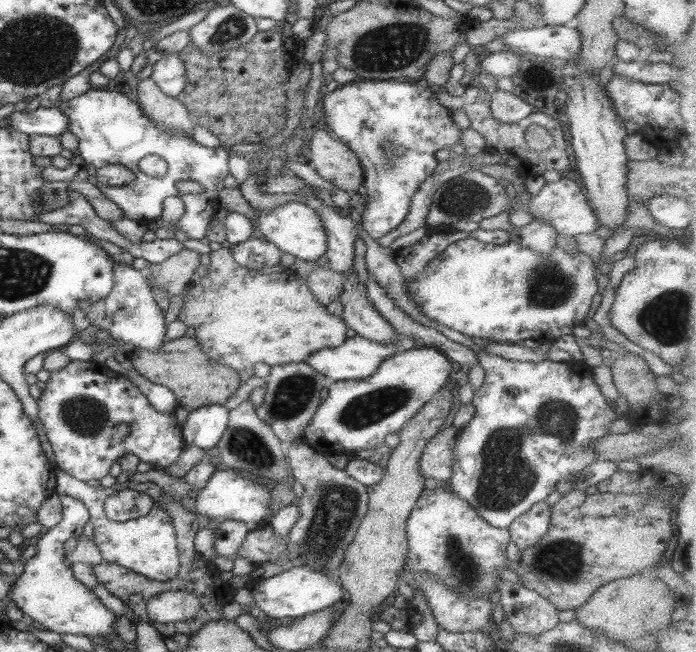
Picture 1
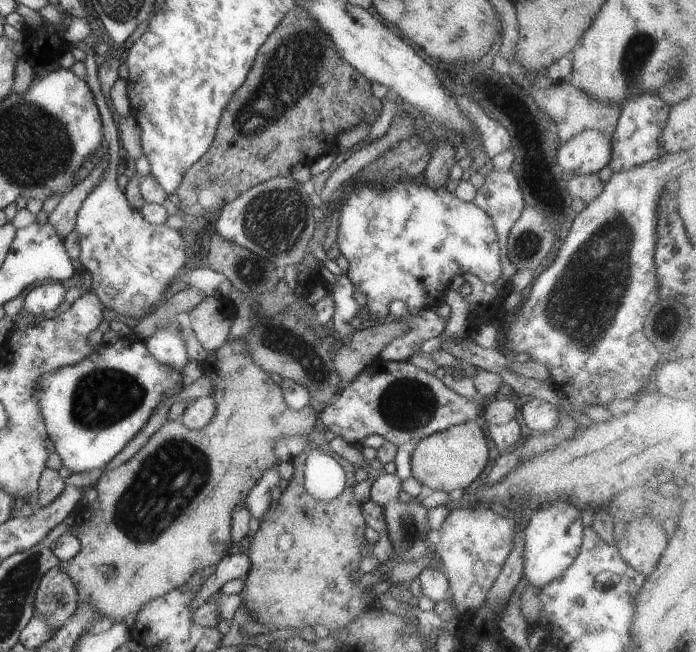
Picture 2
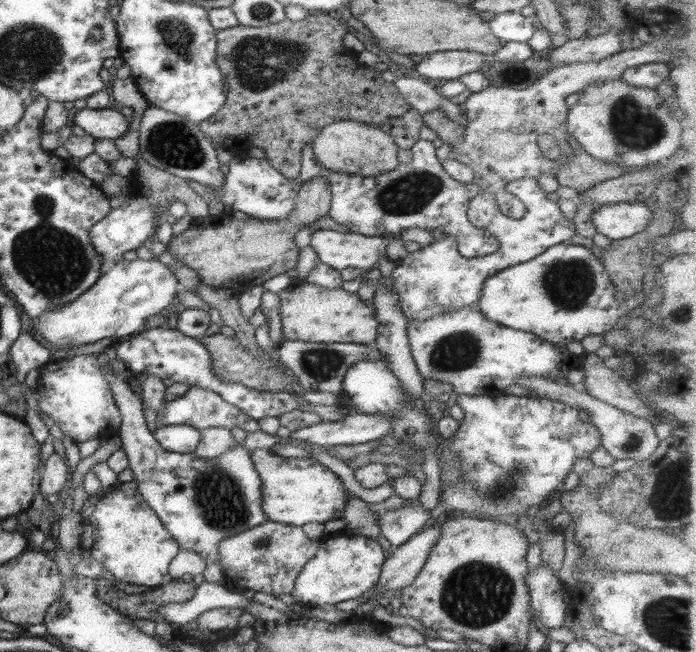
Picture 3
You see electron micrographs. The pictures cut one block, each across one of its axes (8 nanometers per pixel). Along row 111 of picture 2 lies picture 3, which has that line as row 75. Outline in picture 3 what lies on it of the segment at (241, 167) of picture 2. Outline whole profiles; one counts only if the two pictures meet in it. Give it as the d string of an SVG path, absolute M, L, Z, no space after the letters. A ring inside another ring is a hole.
M310 12L309 16L306 16L304 20L294 22L292 20L285 19L283 22L270 23L263 27L253 27L253 26L242 26L238 25L232 28L225 28L224 30L217 30L216 32L216 64L220 67L222 74L227 82L228 94L227 100L224 103L224 106L214 114L213 117L208 118L200 122L200 127L202 131L212 142L216 142L216 148L222 146L250 146L250 148L256 146L260 150L264 151L266 158L269 160L276 169L291 178L298 178L300 174L298 170L301 168L301 151L304 150L304 146L309 146L313 139L316 138L317 134L320 134L321 130L324 130L324 126L330 124L334 121L343 121L343 120L353 120L362 123L368 123L375 127L380 127L384 132L392 135L396 145L399 149L410 150L411 147L418 142L420 139L420 128L423 126L422 114L412 108L406 99L400 94L400 91L396 89L396 85L391 82L387 82L381 75L381 72L378 70L362 65L361 63L356 66L340 66L340 64L335 64L334 59L338 56L348 56L346 52L346 47L343 44L344 36L348 33L348 28L346 25L342 24L342 20L336 20L332 16L328 16L328 13L312 13Z

